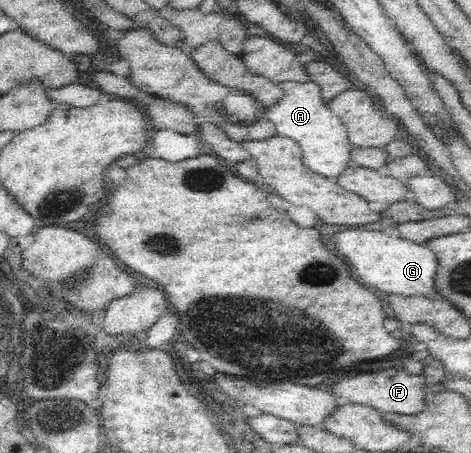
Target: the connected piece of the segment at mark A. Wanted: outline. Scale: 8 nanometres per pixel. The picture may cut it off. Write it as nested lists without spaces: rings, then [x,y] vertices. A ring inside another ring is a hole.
[[[316,81],[280,83],[286,91],[286,96],[281,101],[268,107],[266,116],[276,123],[276,130],[282,136],[296,139],[306,150],[306,162],[314,166],[320,174],[326,174],[331,179],[336,179],[344,174],[346,168],[355,164],[352,152],[356,146],[350,141],[346,123],[330,109],[330,102],[322,95],[322,85]]]

